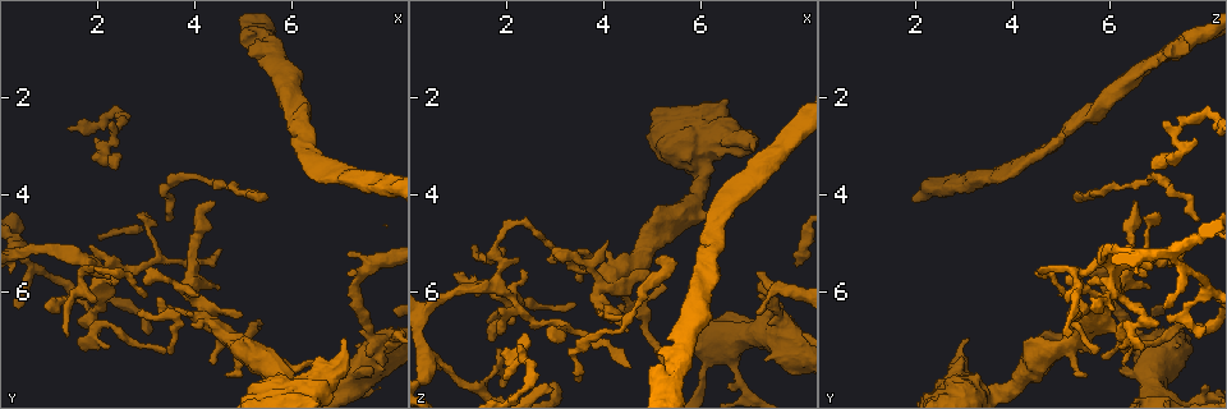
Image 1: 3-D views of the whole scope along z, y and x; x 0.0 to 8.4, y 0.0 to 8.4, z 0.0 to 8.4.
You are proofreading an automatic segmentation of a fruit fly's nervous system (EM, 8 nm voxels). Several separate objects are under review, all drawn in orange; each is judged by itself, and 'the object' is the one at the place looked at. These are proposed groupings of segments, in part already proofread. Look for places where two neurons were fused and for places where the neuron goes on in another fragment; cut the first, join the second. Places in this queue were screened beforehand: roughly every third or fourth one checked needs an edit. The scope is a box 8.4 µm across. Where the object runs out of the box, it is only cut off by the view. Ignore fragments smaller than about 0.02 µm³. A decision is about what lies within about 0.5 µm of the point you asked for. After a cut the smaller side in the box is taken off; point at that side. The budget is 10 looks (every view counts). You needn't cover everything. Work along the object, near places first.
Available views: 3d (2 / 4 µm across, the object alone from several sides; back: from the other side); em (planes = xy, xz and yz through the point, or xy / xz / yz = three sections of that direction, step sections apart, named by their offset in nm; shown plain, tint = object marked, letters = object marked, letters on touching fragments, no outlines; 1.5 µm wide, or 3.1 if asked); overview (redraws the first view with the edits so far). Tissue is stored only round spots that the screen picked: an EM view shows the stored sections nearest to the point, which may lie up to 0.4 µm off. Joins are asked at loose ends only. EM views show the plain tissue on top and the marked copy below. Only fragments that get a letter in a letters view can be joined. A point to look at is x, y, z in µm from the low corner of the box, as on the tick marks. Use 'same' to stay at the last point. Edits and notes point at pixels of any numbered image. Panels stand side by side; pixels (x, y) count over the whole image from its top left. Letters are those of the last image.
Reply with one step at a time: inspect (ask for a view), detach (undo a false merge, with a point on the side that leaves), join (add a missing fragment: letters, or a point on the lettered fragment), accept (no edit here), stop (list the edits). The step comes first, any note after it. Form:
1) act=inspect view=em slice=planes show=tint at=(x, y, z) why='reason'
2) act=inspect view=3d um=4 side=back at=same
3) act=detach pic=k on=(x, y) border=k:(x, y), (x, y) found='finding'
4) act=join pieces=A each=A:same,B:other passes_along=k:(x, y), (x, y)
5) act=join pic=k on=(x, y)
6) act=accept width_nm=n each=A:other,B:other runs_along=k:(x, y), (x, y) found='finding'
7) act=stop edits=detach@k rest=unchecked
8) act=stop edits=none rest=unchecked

act=inspect view=em slice=planes show=letters at=(4.30, 7.40, 6.25) why='thin end'

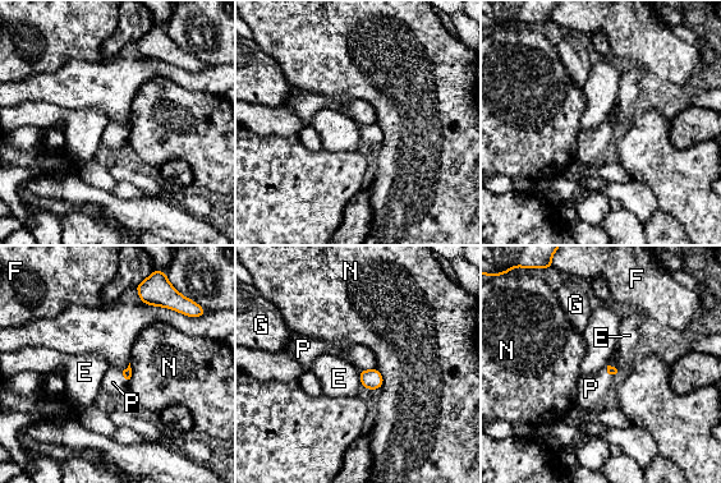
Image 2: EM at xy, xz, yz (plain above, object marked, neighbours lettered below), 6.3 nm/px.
act=join pieces=P each=E:other,F:other,G:other,N:other,P:same passes_along=2:(127, 373), (123, 376), (113, 382) found='the neuron continues'

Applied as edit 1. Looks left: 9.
act=inspect view=em slice=yz step=8 show=tint at=(1.75, 5.40, 5.80)

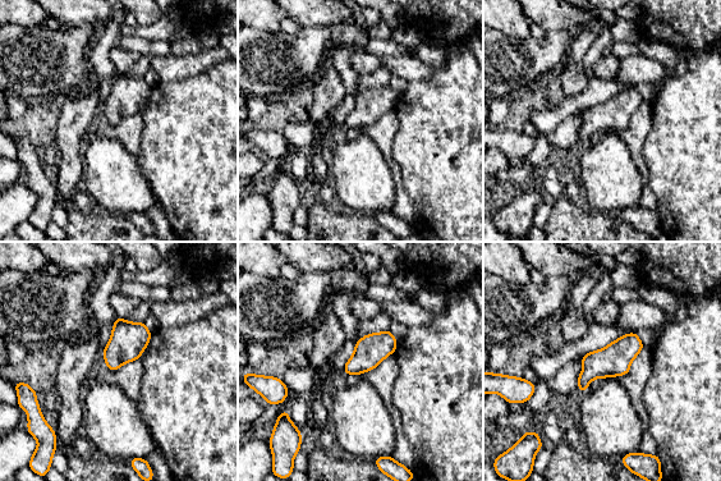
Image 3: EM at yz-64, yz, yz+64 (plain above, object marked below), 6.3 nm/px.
act=inspect view=em slice=yz step=8 show=letters at=same

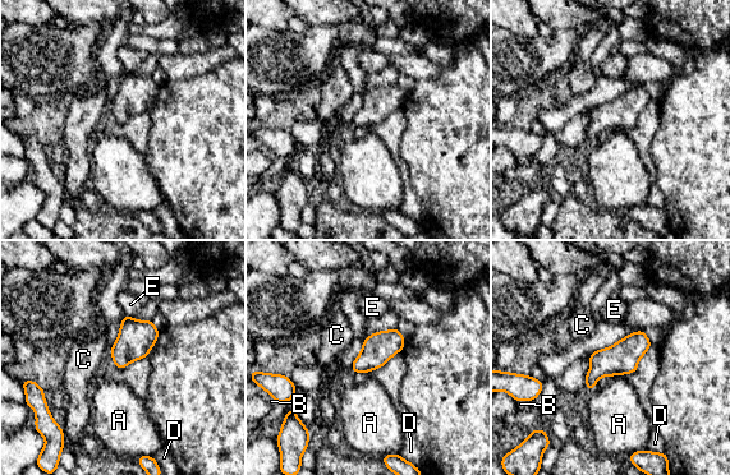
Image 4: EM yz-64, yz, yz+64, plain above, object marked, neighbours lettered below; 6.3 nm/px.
act=accept width_nm=190 each=A:other,B:other,C:other,D:other,E:other found='all the same neuron'

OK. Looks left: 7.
act=inspect view=em slice=xz step=4 show=letters at=(5.20, 6.65, 7.95)

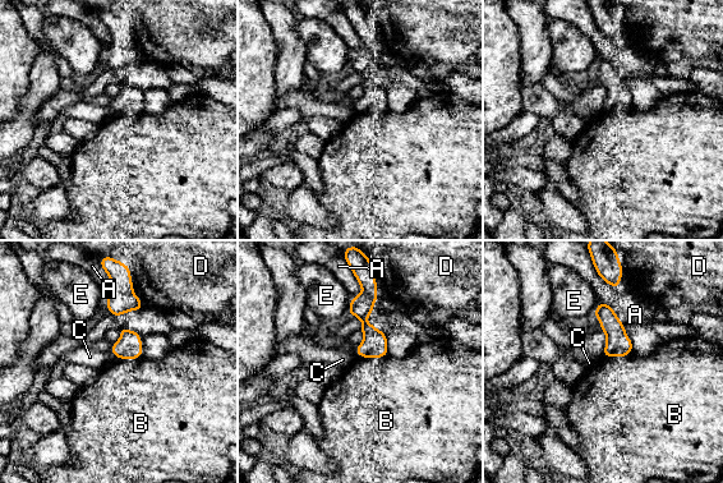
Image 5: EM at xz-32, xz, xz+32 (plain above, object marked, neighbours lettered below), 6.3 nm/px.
act=inspect view=em slice=xy step=8 show=letters at=same

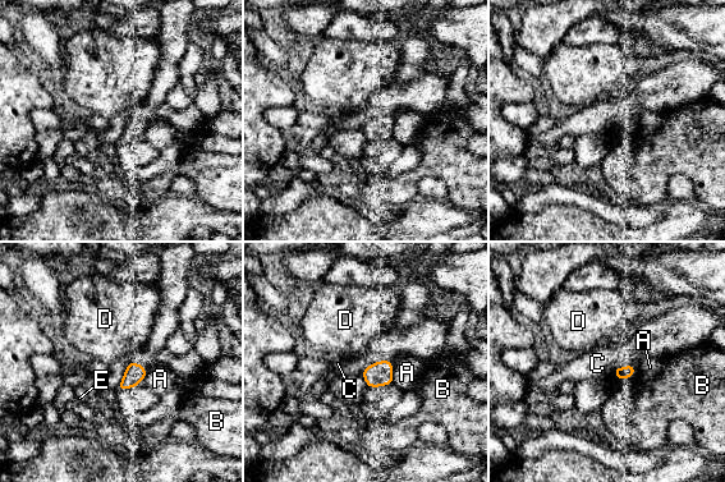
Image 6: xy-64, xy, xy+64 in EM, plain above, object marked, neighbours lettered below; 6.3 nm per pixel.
act=accept width_nm=80 each=A:other,B:other,C:other,D:other,E:other border=6:(634, 365), (616, 367), (611, 372) found='no lettered fragment goes on from it'

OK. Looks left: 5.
act=inspect view=em slice=xz step=4 show=letters at=(2.35, 3.40, 6.85) why='branch stops here'

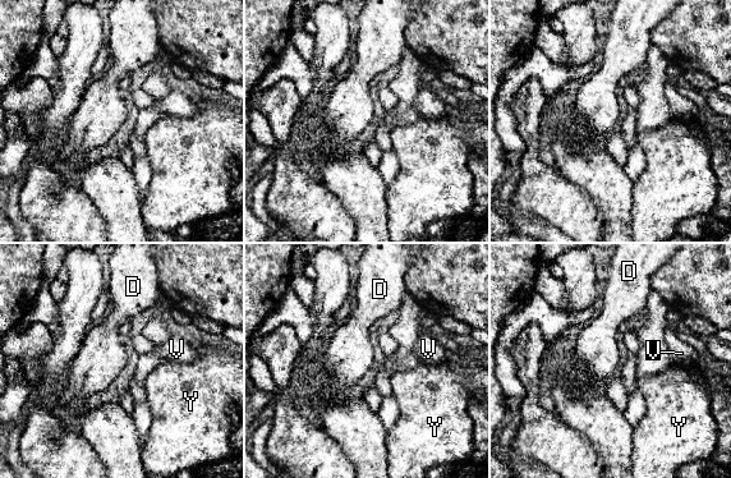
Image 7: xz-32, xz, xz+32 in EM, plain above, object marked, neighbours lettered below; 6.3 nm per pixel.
act=inspect view=em slice=planes show=letters at=same

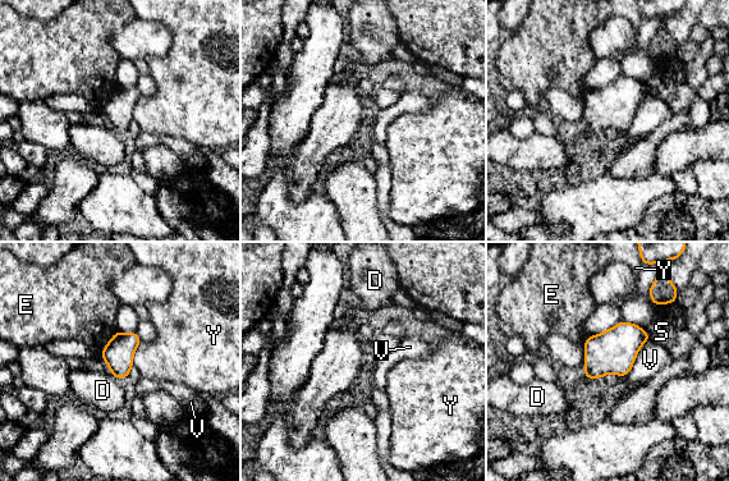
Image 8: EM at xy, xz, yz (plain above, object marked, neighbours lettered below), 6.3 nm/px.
act=accept each=D:other,E:other,S:other,V:other,Y:other border=8:(117, 331), (102, 349), (101, 358) found='no lettered fragment goes on from it'

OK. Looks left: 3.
act=stop edits=join@2 rest=unchecked

